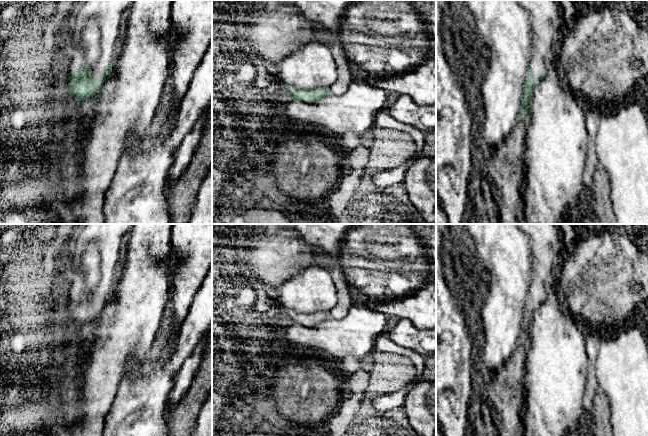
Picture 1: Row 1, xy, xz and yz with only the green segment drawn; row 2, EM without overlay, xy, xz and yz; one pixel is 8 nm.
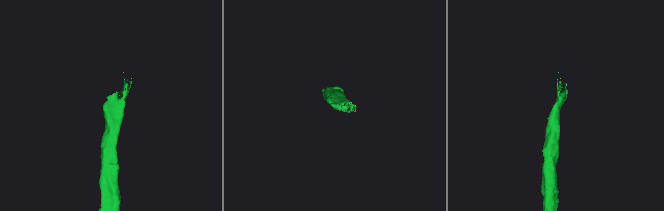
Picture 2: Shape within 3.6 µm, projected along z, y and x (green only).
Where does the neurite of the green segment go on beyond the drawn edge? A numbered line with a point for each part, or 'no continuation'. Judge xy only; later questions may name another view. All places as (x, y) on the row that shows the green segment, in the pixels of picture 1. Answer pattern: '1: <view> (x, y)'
1: xy (109, 13)

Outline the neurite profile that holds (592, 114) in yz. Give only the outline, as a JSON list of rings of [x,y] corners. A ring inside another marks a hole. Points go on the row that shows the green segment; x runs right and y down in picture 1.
[[[587,103],[585,107],[585,126],[588,132],[587,157],[585,161],[585,170],[583,174],[584,183],[584,202],[582,205],[582,213],[585,217],[595,219],[594,202],[593,202],[593,174],[596,167],[597,155],[595,151],[595,138],[599,126],[601,113],[593,103]]]

